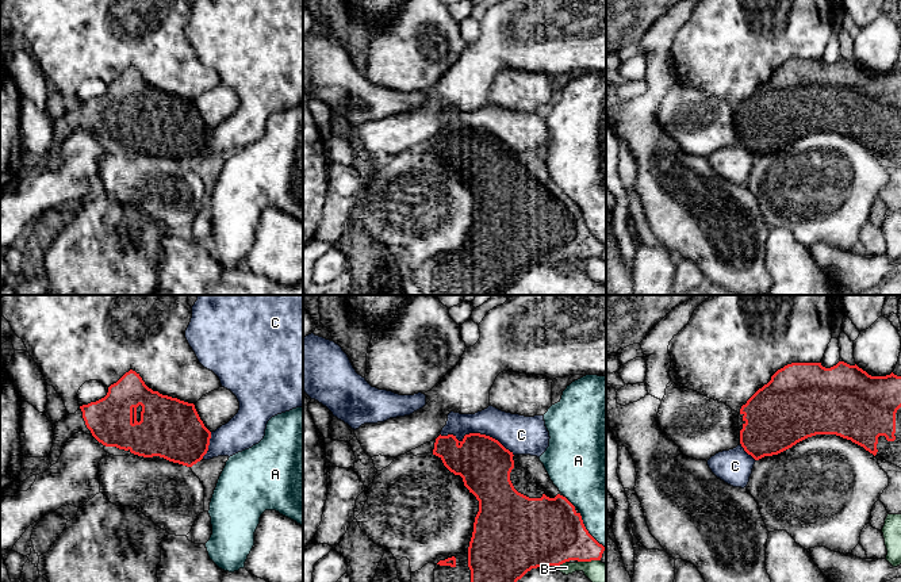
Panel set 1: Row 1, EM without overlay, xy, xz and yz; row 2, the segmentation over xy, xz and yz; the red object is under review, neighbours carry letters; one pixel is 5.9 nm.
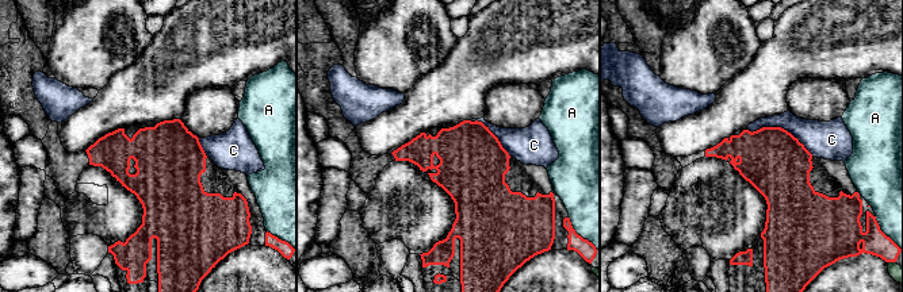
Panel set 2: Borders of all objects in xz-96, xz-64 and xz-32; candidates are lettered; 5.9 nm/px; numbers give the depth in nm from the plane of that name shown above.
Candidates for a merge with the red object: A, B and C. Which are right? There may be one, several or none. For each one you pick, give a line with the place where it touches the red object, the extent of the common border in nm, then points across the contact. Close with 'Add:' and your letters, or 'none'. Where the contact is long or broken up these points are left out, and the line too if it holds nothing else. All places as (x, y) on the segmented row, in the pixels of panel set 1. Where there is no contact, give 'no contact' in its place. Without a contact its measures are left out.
Add: none

